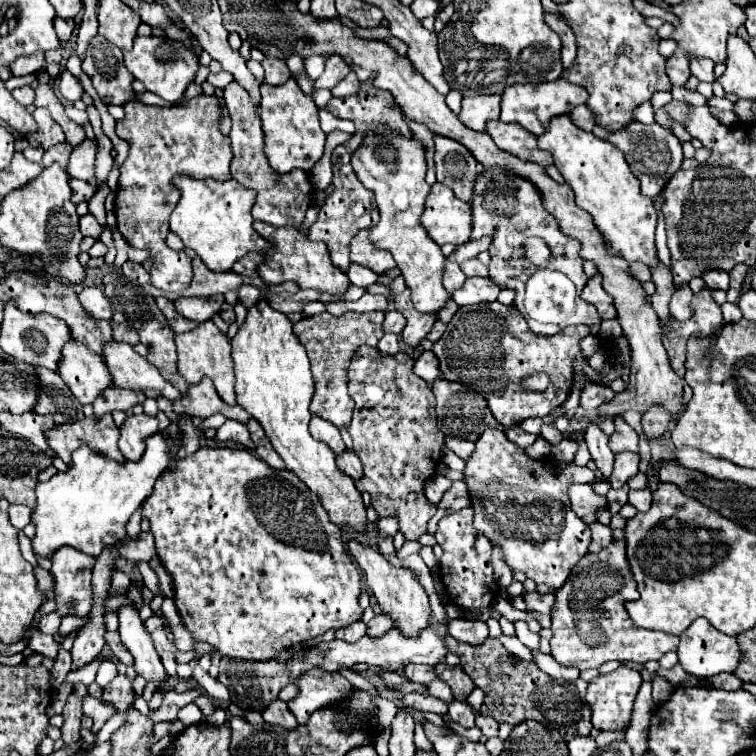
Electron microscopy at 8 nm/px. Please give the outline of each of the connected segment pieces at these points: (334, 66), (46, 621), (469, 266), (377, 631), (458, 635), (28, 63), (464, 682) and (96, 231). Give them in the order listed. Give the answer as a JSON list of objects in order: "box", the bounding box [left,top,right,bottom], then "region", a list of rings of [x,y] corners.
[{"box":[315,54,351,90],"region":[[[333,54],[333,56],[327,58],[325,72],[323,72],[321,78],[315,82],[315,88],[327,88],[327,90],[331,90],[331,88],[337,86],[349,72],[351,72],[351,66],[349,66],[341,56]]]},{"box":[39,612,61,634],"region":[[[49,612],[39,618],[39,630],[45,634],[57,634],[59,624],[61,624],[61,616],[57,612]]]},{"box":[461,258,489,278],"region":[[[477,258],[475,260],[467,260],[467,264],[461,264],[461,270],[463,270],[463,274],[467,278],[471,278],[471,276],[489,276],[487,268]]]},{"box":[367,612,393,636],"region":[[[385,612],[375,614],[373,620],[367,624],[367,636],[381,636],[383,632],[391,630],[391,626],[393,626],[393,618],[389,614]]]},{"box":[448,618,489,644],"region":[[[463,618],[450,620],[448,623],[448,632],[455,640],[467,642],[467,644],[481,644],[489,636],[485,622]]]},{"box":[11,52,45,76],"region":[[[35,52],[31,56],[19,56],[19,60],[15,60],[15,64],[11,64],[11,72],[13,72],[13,76],[25,76],[25,74],[37,72],[43,64],[45,64],[45,54]]]},{"box":[435,662,475,700],"region":[[[441,662],[441,664],[435,666],[435,672],[437,672],[437,676],[439,676],[443,682],[447,682],[447,684],[451,686],[455,700],[465,700],[467,694],[475,688],[475,684],[473,684],[471,678],[463,672],[461,666],[449,666],[449,664],[443,664],[443,662]]]},{"box":[79,214,101,240],"region":[[[85,214],[85,216],[81,216],[79,226],[81,226],[81,234],[83,234],[83,236],[91,236],[91,238],[97,240],[99,234],[101,234],[101,224],[97,222],[97,218],[95,218],[93,214]]]}]

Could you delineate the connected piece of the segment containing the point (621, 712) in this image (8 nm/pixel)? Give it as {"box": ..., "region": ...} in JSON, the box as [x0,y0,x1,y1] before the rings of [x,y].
{"box":[585,666,641,730],"region":[[[625,666],[609,672],[609,674],[599,674],[597,678],[593,678],[589,682],[587,696],[585,696],[585,700],[591,708],[593,726],[599,730],[621,730],[621,728],[625,728],[629,724],[633,700],[637,696],[639,686],[641,686],[641,674],[637,670],[631,670]]]}

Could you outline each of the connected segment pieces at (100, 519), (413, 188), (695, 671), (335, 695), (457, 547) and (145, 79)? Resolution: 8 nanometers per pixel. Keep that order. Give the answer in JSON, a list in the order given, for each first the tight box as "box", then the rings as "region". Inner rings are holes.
[{"box":[31,420,183,558],"region":[[[175,420],[175,422],[169,424],[167,430],[157,432],[157,434],[153,434],[153,436],[149,436],[145,440],[147,448],[145,448],[141,460],[137,460],[137,462],[125,460],[121,464],[121,462],[117,462],[117,460],[113,460],[109,456],[103,456],[103,454],[95,452],[87,444],[81,446],[81,448],[77,448],[73,452],[73,456],[71,456],[73,466],[69,466],[65,472],[57,472],[55,476],[51,476],[49,482],[37,484],[37,488],[35,488],[37,506],[35,506],[33,514],[31,514],[31,520],[37,524],[37,534],[33,538],[33,552],[49,558],[51,552],[55,552],[57,548],[71,546],[71,548],[77,548],[77,550],[81,550],[85,554],[99,556],[99,552],[103,548],[115,546],[117,542],[121,542],[127,536],[125,524],[129,522],[131,514],[137,508],[141,508],[143,500],[151,494],[155,480],[161,476],[161,472],[167,470],[167,464],[171,460],[171,450],[179,448],[181,440],[183,440],[183,430],[181,430],[179,420]]]},{"box":[351,126,449,312],"region":[[[379,126],[377,132],[369,132],[365,138],[365,150],[355,150],[351,156],[351,164],[353,170],[357,174],[357,178],[375,192],[375,200],[381,212],[381,220],[377,226],[373,226],[369,230],[369,236],[373,240],[375,246],[385,248],[393,254],[405,284],[411,290],[411,302],[415,304],[415,308],[419,312],[437,312],[443,308],[443,304],[449,300],[443,284],[441,284],[441,274],[443,274],[443,266],[445,266],[445,256],[441,252],[441,248],[433,242],[433,238],[427,234],[427,230],[421,226],[421,214],[423,214],[423,204],[425,204],[425,196],[429,192],[429,184],[425,182],[425,170],[427,170],[427,162],[425,162],[425,148],[417,138],[405,138],[401,136],[395,128],[391,126]]]},{"box":[677,618,739,678],"region":[[[697,618],[681,636],[679,636],[679,648],[677,648],[679,664],[685,672],[697,676],[697,678],[709,678],[719,672],[733,672],[735,664],[739,662],[739,646],[735,636],[727,636],[719,630],[715,630],[707,620]]]},{"box":[287,668,353,724],"region":[[[311,668],[303,672],[293,680],[293,684],[299,688],[299,694],[297,698],[289,700],[287,706],[299,724],[305,724],[315,708],[323,708],[323,704],[339,700],[343,692],[351,692],[353,688],[339,672],[325,672],[323,668]]]},{"box":[435,508,499,610],"region":[[[463,508],[459,512],[441,518],[435,538],[437,544],[443,548],[439,570],[451,600],[463,610],[477,610],[477,608],[491,606],[499,594],[499,584],[495,580],[493,566],[491,566],[491,542],[473,530],[471,508]]]},{"box":[123,34,199,102],"region":[[[155,34],[137,36],[133,50],[125,50],[123,56],[125,56],[123,62],[125,62],[127,70],[139,82],[145,84],[145,90],[161,96],[167,102],[177,102],[181,98],[181,94],[185,92],[187,84],[195,78],[195,72],[197,72],[197,66],[199,66],[197,56],[187,52],[183,48],[183,44],[167,40],[165,36],[155,36]]]}]

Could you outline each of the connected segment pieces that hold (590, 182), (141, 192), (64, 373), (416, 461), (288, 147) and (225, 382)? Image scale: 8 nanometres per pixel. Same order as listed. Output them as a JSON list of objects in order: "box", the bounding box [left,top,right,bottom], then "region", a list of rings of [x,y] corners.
[{"box":[537,114,657,266],"region":[[[571,114],[553,116],[549,128],[537,140],[541,150],[549,150],[553,154],[555,166],[565,178],[565,182],[573,188],[577,204],[593,216],[595,226],[609,240],[613,252],[621,252],[623,258],[629,262],[643,262],[647,266],[655,266],[657,212],[653,208],[653,200],[641,196],[639,180],[629,170],[623,152],[609,140],[597,138],[593,132],[581,130],[571,120]]]},{"box":[115,94,231,292],"region":[[[201,94],[177,106],[147,106],[137,100],[123,104],[125,118],[117,120],[115,132],[129,142],[129,154],[121,166],[119,190],[115,198],[117,226],[125,240],[135,248],[151,250],[151,284],[165,292],[181,292],[191,282],[191,258],[165,244],[169,216],[179,200],[179,190],[171,184],[177,172],[193,178],[229,180],[231,148],[221,132],[223,104],[217,96]]]},{"box":[57,340,111,404],"region":[[[69,340],[63,346],[57,372],[81,404],[91,404],[103,388],[111,386],[101,354],[95,354],[79,340]]]},{"box":[347,346,445,540],"region":[[[359,346],[349,366],[349,394],[355,402],[355,410],[347,430],[353,438],[353,450],[363,464],[363,478],[355,480],[355,488],[361,494],[371,494],[371,506],[377,510],[379,516],[397,516],[399,530],[405,534],[407,540],[419,540],[419,536],[427,530],[427,522],[437,512],[435,504],[429,504],[423,496],[423,486],[427,478],[435,476],[437,472],[439,452],[445,438],[435,416],[435,396],[427,382],[413,372],[413,362],[415,360],[405,352],[389,356],[383,354],[379,348]]]},{"box":[259,78,325,172],"region":[[[289,78],[281,86],[261,84],[261,106],[259,116],[263,122],[267,158],[271,160],[271,168],[275,172],[291,172],[295,168],[311,170],[313,164],[321,158],[325,146],[325,132],[319,126],[319,110],[311,96],[303,94],[295,78]]]},{"box":[175,320,235,404],"region":[[[213,320],[201,322],[197,328],[193,328],[191,332],[185,334],[175,334],[175,346],[177,346],[177,368],[179,374],[195,384],[199,382],[203,376],[209,376],[215,384],[215,390],[219,392],[219,396],[227,402],[227,404],[235,404],[235,376],[233,376],[233,360],[231,360],[231,344],[229,338],[213,324]]]}]

